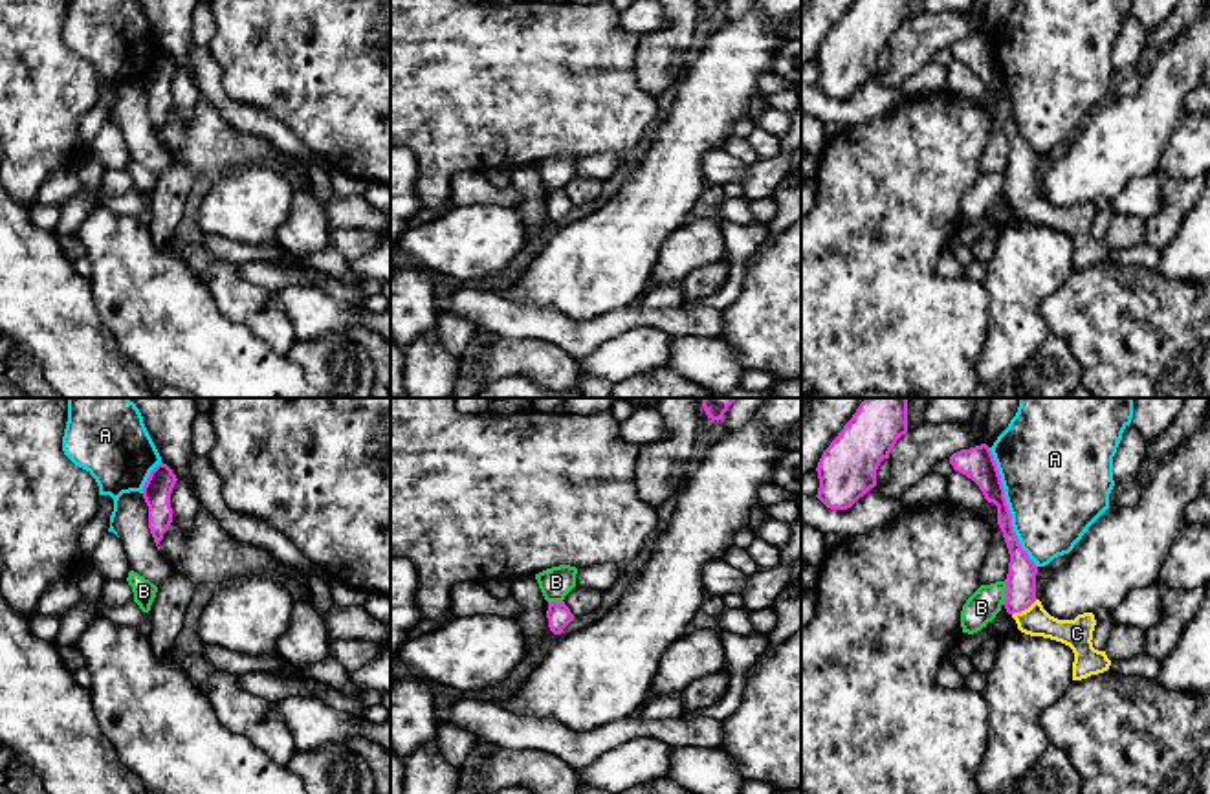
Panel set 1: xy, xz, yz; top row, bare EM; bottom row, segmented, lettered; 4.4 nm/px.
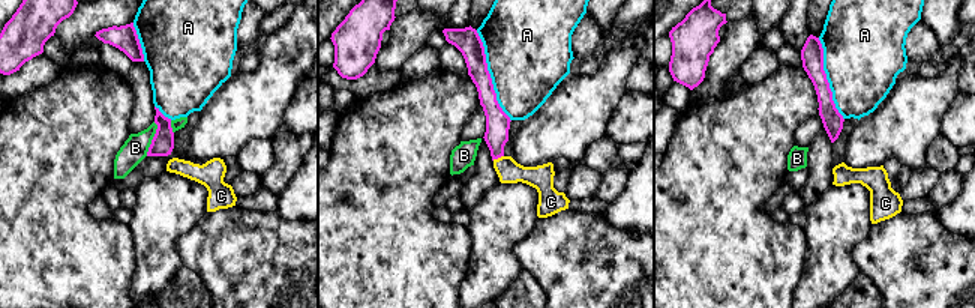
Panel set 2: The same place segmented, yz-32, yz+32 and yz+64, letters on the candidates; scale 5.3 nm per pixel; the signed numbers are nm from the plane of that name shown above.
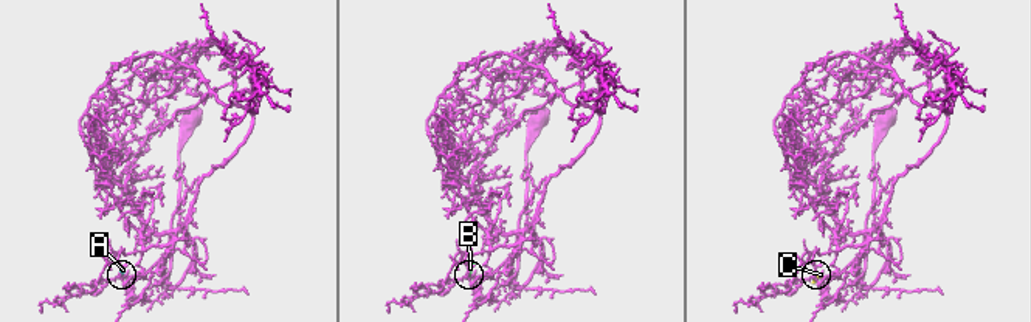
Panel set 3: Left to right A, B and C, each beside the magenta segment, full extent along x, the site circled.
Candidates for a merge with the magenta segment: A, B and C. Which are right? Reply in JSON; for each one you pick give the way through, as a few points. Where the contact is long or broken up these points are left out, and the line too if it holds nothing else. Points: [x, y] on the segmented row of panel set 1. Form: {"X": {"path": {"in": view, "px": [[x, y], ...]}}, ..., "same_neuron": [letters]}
{"C": {"path": {"in": "yz", "px": [[1020, 593], [1023, 609], [1034, 620]]}}, "same_neuron": ["C"]}

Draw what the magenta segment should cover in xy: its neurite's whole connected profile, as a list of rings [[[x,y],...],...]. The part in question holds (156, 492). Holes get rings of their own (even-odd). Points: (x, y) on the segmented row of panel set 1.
[[[161,462],[150,471],[143,486],[143,499],[148,506],[148,528],[156,546],[172,523],[170,493],[176,480],[172,469]]]

